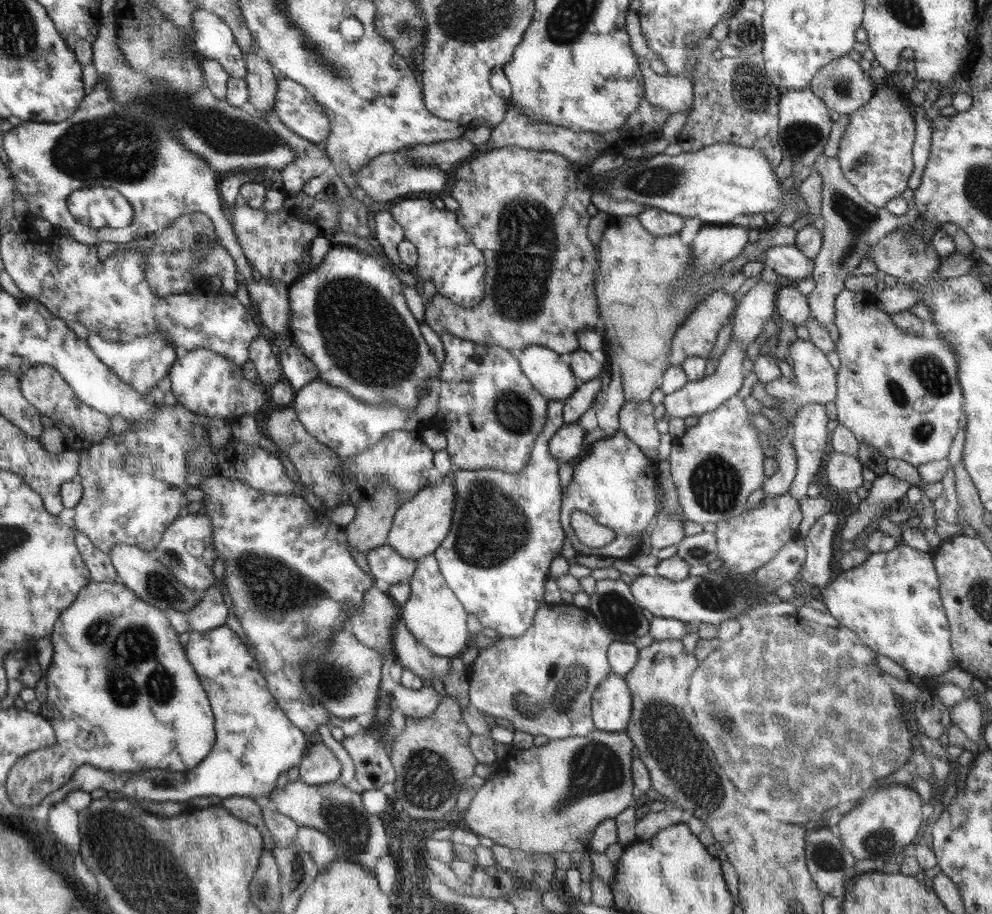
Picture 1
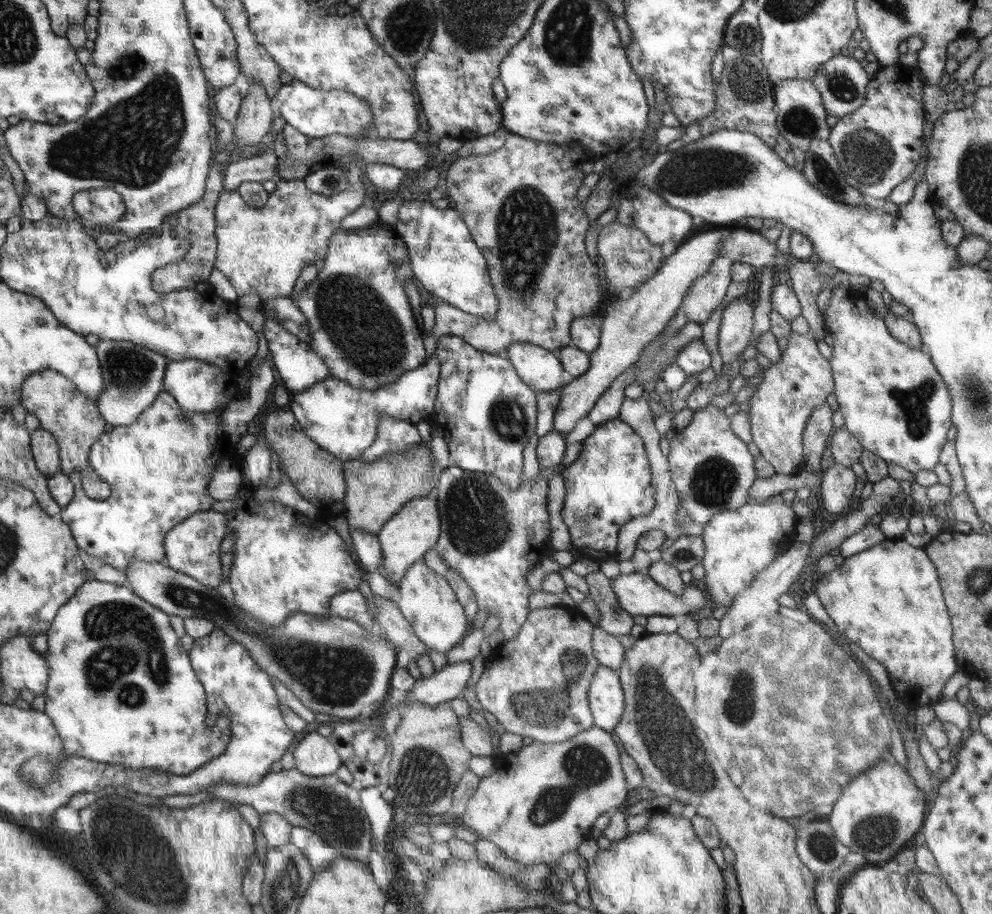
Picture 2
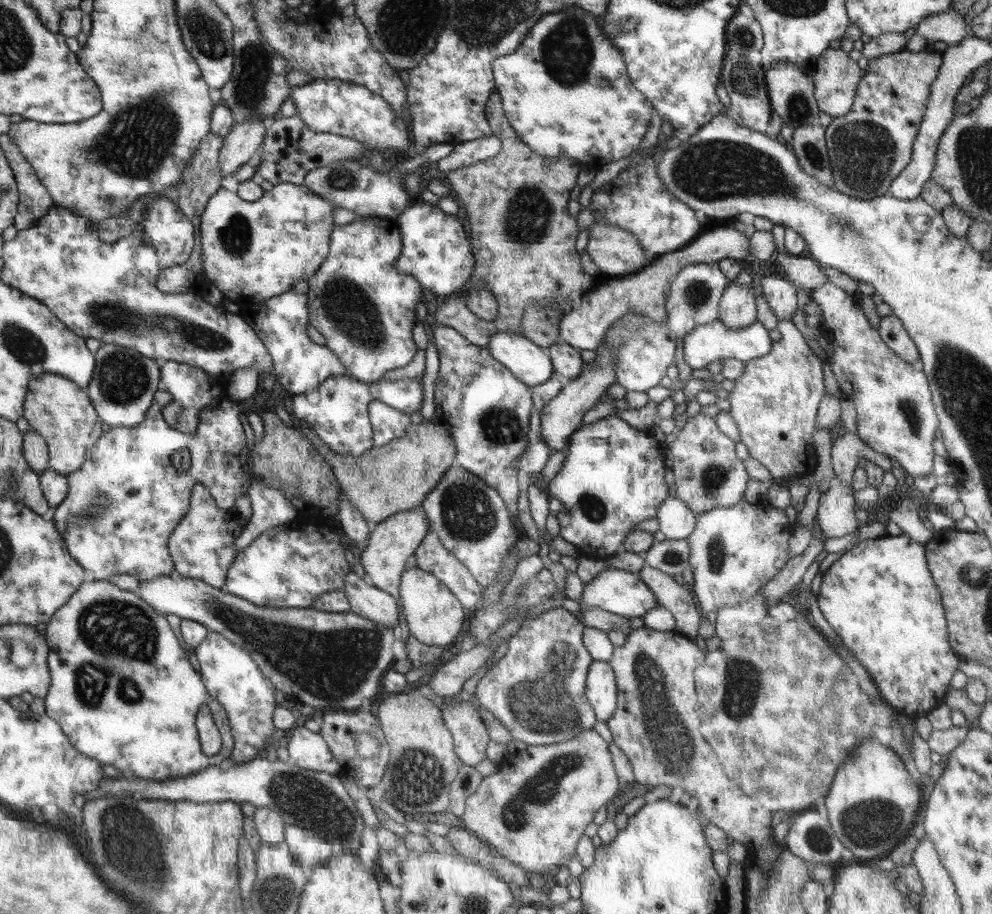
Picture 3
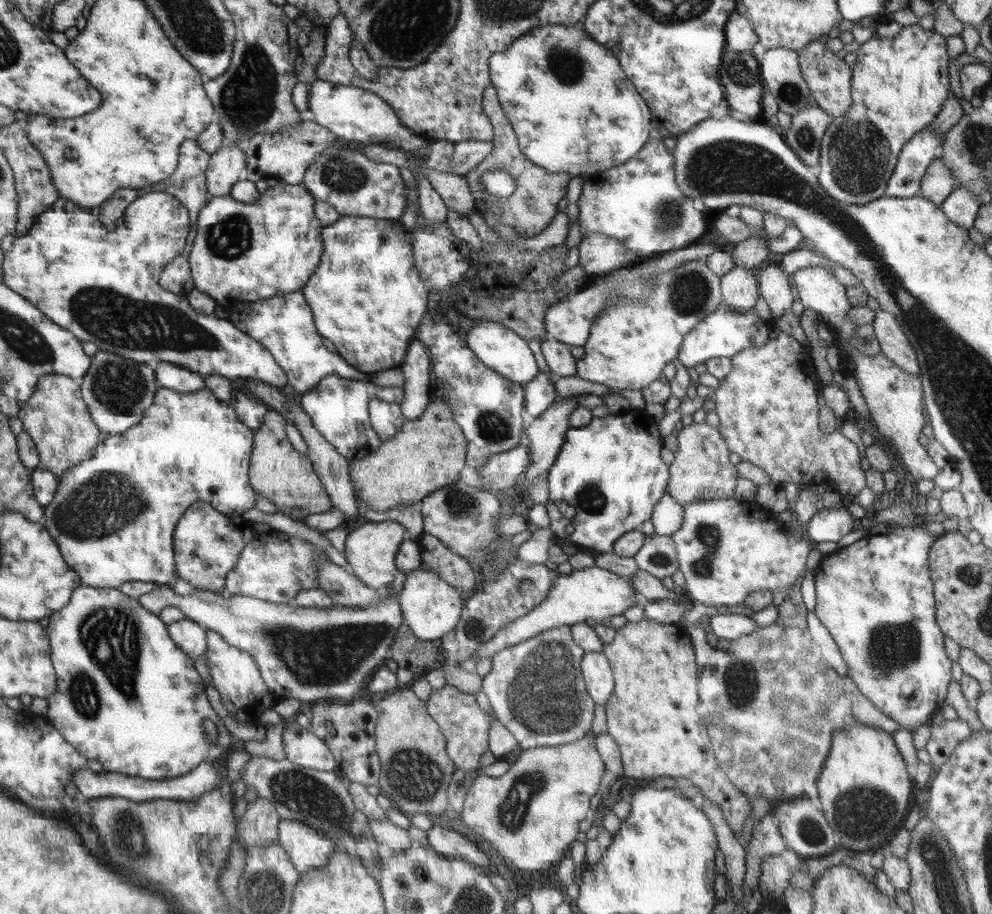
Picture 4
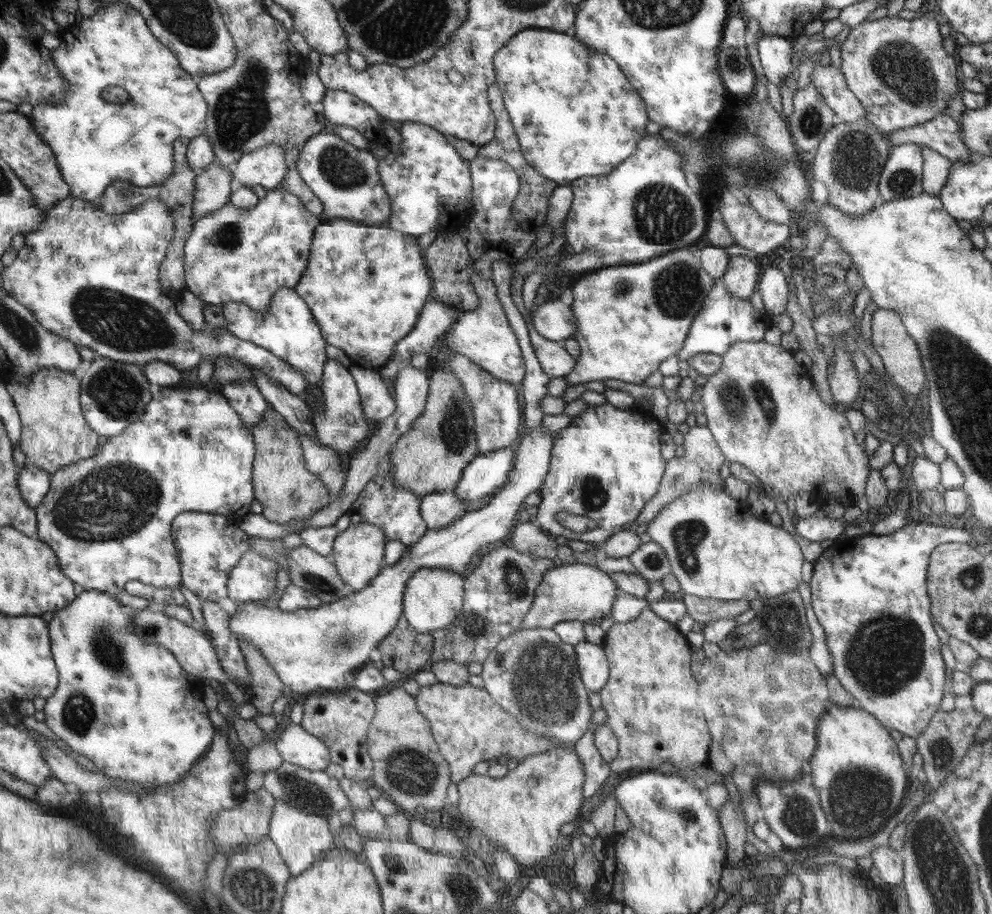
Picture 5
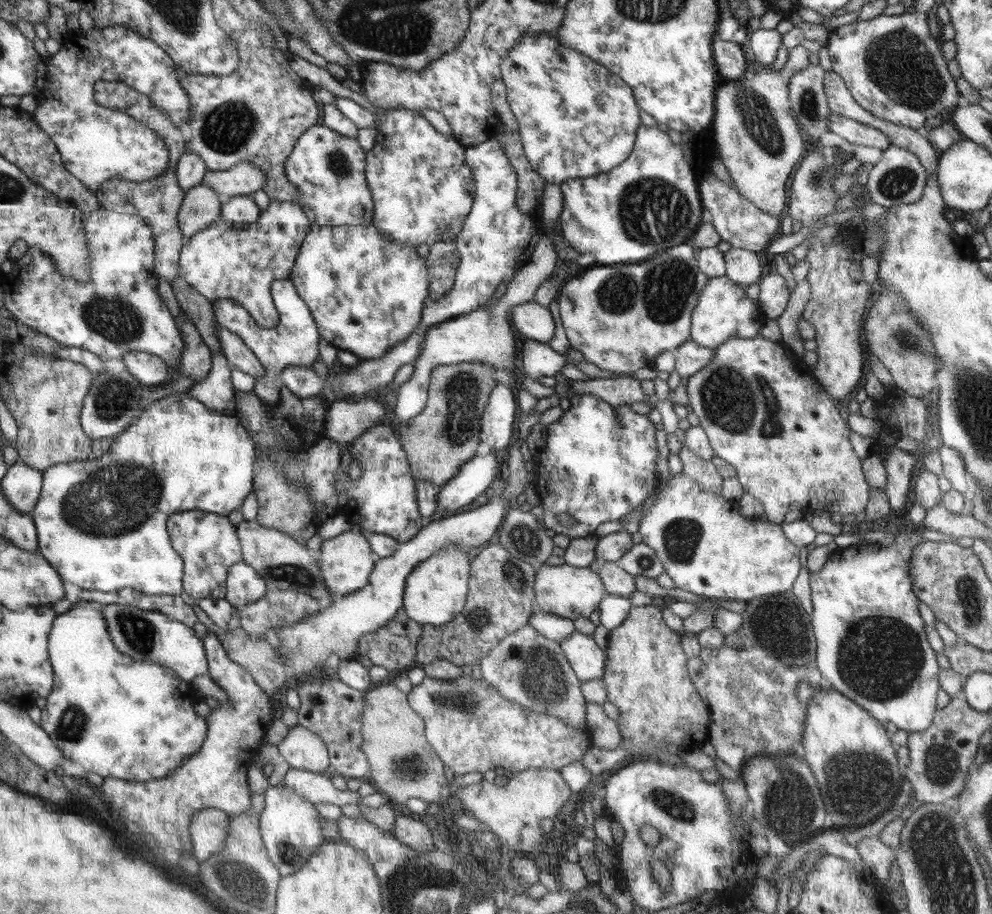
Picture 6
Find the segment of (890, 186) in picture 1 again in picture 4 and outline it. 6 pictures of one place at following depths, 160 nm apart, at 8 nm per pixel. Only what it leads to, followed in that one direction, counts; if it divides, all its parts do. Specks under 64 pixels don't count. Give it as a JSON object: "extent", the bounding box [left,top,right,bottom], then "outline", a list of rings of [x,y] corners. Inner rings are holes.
{"extent":[817,24,951,205],"outline":[[[918,24],[910,26],[902,25],[902,29],[895,38],[882,38],[877,34],[874,34],[868,41],[859,45],[859,49],[856,51],[854,66],[851,66],[852,108],[848,110],[846,114],[843,114],[843,116],[833,117],[828,128],[824,131],[821,142],[820,170],[817,172],[817,176],[820,187],[825,190],[825,193],[828,194],[828,196],[834,198],[837,202],[846,205],[866,205],[884,197],[884,190],[887,187],[890,176],[894,174],[894,168],[896,168],[896,162],[898,162],[898,157],[900,156],[900,152],[902,152],[902,148],[904,148],[909,140],[917,133],[920,133],[924,128],[927,128],[934,118],[936,118],[936,115],[940,112],[943,104],[949,99],[949,95],[951,94],[948,74],[949,62],[950,56],[947,53],[945,37],[936,33],[935,30],[924,30]]]}

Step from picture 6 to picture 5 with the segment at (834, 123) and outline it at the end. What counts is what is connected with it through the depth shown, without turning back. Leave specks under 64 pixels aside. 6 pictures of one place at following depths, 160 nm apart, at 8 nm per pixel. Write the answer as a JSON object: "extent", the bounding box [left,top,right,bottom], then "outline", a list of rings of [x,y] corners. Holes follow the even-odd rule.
{"extent":[890,112,971,164],"outline":[[[945,112],[916,126],[904,127],[890,134],[890,146],[914,144],[926,146],[953,162],[968,164],[971,154],[964,146],[961,126]]]}

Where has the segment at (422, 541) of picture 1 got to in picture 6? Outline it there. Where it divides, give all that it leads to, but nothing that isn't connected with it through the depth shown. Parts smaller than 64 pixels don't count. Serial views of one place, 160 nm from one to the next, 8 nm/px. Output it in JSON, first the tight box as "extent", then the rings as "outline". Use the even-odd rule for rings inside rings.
{"extent":[319,527,374,597],"outline":[[[357,527],[322,543],[319,566],[322,566],[324,581],[330,587],[334,597],[354,593],[369,583],[368,578],[371,578],[371,572],[374,569],[374,560],[370,558],[372,551],[371,543],[364,538]]]}

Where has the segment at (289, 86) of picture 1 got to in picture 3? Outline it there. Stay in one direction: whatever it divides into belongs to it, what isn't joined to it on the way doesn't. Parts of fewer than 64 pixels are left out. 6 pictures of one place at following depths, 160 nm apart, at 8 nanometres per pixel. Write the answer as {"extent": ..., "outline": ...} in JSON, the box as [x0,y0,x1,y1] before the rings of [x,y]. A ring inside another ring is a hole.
{"extent":[291,79,414,153],"outline":[[[336,79],[311,80],[305,85],[292,86],[291,99],[297,106],[297,115],[313,131],[356,139],[366,147],[380,152],[390,148],[413,153],[414,140],[407,121],[395,113],[387,99],[374,94],[368,87]]]}

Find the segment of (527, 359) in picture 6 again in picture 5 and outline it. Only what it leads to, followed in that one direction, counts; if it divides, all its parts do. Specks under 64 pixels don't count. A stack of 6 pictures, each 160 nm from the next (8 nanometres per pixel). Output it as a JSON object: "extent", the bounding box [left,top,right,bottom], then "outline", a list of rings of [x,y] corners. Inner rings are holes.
{"extent":[530,330,576,378],"outline":[[[537,330],[530,332],[530,342],[543,371],[550,378],[566,376],[576,366],[576,358],[566,351],[561,342],[548,340]]]}

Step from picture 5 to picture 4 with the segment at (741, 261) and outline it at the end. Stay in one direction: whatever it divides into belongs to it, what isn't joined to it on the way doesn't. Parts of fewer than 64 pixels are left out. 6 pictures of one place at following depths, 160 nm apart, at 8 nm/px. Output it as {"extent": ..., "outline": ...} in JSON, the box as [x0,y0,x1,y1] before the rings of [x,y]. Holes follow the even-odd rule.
{"extent":[721,265,760,313],"outline":[[[737,265],[721,278],[721,291],[722,301],[741,313],[752,309],[760,296],[755,273]]]}

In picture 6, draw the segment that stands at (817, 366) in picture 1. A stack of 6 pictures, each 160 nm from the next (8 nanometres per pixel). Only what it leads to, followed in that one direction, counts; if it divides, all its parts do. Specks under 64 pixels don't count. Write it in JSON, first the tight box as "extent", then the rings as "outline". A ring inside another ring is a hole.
{"extent":[685,334,870,525],"outline":[[[760,334],[754,338],[731,338],[717,346],[711,362],[702,370],[689,377],[688,383],[685,385],[688,400],[690,401],[690,410],[698,417],[699,425],[704,429],[706,436],[709,438],[714,454],[736,469],[736,477],[743,486],[743,489],[758,500],[758,502],[762,503],[764,514],[766,514],[766,518],[770,522],[778,525],[782,524],[784,516],[786,516],[790,509],[793,507],[798,507],[799,509],[809,507],[812,500],[814,500],[814,508],[834,508],[834,510],[828,510],[830,514],[836,512],[836,514],[843,516],[847,514],[858,515],[864,512],[869,501],[870,488],[862,470],[862,458],[854,452],[849,441],[852,430],[848,423],[846,424],[846,420],[844,422],[842,419],[836,404],[834,404],[834,399],[815,380],[812,367],[802,361],[787,346],[784,346],[781,342],[772,342]],[[822,490],[834,492],[836,496],[822,496],[820,494]]]}

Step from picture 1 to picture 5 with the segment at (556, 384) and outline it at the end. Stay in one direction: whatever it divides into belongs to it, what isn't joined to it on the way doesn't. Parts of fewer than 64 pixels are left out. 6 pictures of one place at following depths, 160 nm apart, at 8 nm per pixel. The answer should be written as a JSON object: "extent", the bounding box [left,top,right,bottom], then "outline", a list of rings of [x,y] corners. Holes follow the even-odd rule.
{"extent":[445,271,526,383],"outline":[[[471,271],[471,284],[479,298],[478,306],[471,311],[462,311],[453,323],[453,328],[445,334],[446,348],[453,354],[461,354],[471,359],[484,370],[504,382],[516,383],[523,381],[526,374],[526,363],[519,346],[518,336],[507,318],[506,311],[499,301],[498,290],[491,274],[478,277]]]}

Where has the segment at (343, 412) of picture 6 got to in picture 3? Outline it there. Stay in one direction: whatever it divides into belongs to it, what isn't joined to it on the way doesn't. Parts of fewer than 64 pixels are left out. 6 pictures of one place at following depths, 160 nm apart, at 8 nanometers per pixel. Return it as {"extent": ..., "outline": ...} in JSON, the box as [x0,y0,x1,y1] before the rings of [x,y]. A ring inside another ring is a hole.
{"extent":[370,401,411,447],"outline":[[[372,401],[370,404],[370,420],[374,427],[375,447],[387,445],[406,434],[411,426],[411,416],[402,414],[388,403]]]}

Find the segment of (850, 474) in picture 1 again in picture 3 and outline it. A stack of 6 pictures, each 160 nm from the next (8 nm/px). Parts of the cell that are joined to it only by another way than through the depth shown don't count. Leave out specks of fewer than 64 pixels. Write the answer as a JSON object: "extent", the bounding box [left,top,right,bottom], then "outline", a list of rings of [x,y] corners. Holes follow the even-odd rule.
{"extent":[816,476,859,539],"outline":[[[835,476],[830,480],[830,489],[821,493],[816,518],[826,539],[842,538],[857,532],[859,526],[854,515],[857,510],[854,491]]]}

